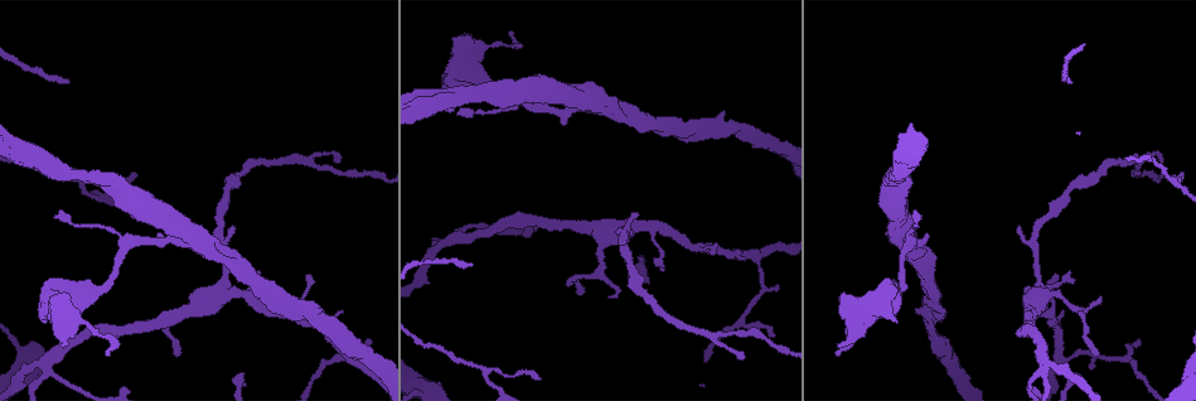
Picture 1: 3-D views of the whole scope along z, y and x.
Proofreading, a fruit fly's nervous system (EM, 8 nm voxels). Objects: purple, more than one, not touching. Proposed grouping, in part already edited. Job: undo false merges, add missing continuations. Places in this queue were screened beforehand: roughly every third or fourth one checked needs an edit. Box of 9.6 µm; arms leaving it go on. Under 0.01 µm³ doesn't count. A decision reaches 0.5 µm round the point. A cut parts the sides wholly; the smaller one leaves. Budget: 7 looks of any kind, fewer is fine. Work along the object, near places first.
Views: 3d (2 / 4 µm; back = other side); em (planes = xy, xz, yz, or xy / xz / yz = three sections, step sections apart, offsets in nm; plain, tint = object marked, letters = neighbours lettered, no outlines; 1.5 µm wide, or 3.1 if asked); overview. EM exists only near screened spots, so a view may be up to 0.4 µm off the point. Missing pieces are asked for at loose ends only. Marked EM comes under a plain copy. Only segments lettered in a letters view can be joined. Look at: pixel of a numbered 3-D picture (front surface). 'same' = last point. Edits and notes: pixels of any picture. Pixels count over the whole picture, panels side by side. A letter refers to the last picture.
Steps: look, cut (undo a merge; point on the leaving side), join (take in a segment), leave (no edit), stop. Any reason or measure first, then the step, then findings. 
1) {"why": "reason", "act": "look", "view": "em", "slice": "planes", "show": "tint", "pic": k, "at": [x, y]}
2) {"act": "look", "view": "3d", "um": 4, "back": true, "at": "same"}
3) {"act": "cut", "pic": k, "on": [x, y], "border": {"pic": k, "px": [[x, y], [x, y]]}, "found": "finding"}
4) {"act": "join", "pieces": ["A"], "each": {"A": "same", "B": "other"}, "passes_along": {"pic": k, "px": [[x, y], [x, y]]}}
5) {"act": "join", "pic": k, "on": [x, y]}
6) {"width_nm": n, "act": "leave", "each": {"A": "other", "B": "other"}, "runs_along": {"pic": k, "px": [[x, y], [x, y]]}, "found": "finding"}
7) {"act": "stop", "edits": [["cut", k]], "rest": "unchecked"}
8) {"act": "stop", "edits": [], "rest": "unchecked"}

{"why": "free end", "act": "look", "view": "em", "slice": "xy", "step": 4, "show": "tint", "pic": 1, "at": [1018, 226]}

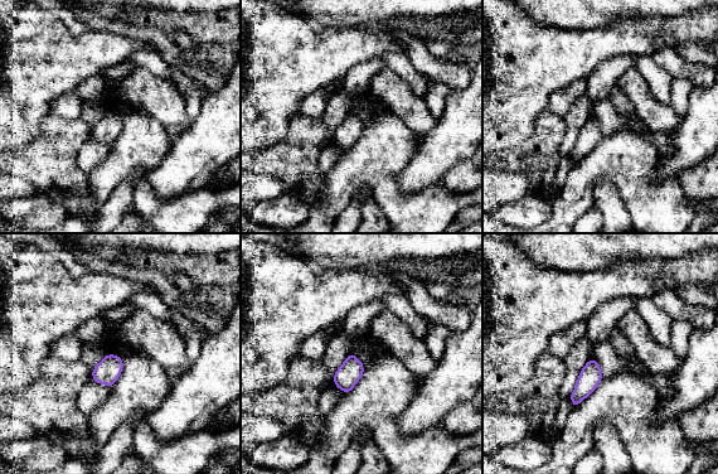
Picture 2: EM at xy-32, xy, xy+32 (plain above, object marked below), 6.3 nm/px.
{"why": "cut it another way", "act": "look", "view": "em", "slice": "planes", "show": "letters", "at": "same"}

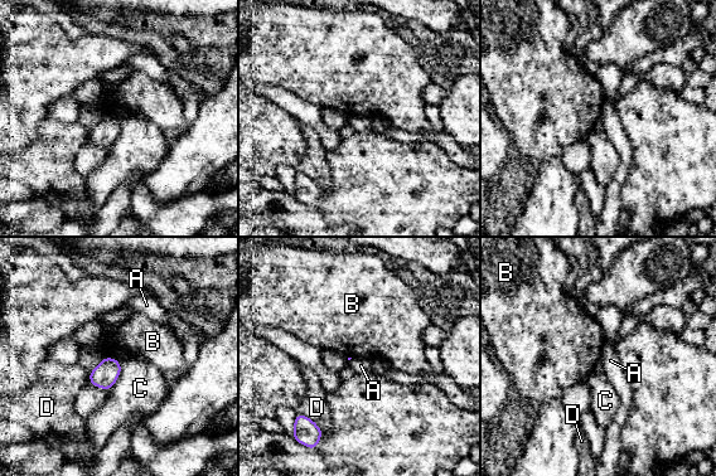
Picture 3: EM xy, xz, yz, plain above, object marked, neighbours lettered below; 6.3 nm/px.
{"act": "leave", "each": {"A": "other", "B": "other", "C": "other", "D": "other"}, "border": {"pic": 3, "px": [[103, 356], [111, 356], [119, 362]]}, "found": "no lettered segment goes on from it"}

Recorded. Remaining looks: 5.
{"why": "free end", "act": "look", "view": "3d", "um": 2, "pic": 1, "at": [1064, 312]}

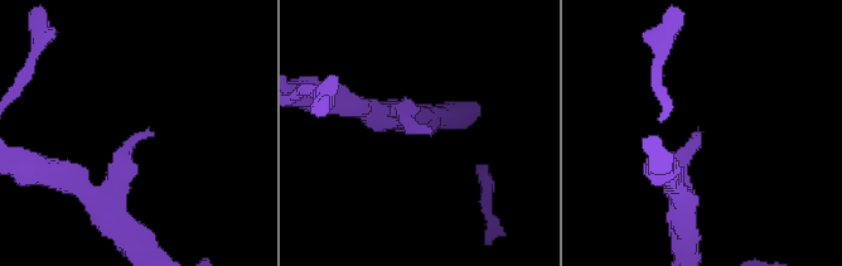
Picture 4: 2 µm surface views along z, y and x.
{"act": "look", "view": "em", "slice": "planes", "show": "tint", "pic": 4, "at": [430, 132]}

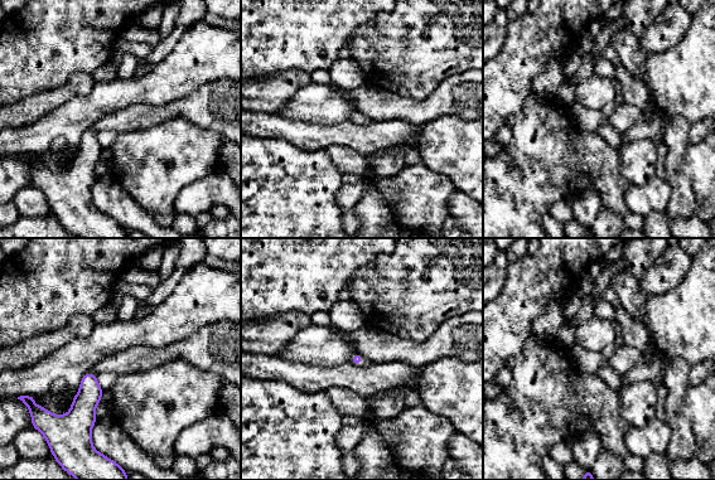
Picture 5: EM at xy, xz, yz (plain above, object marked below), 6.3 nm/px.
{"act": "look", "view": "em", "slice": "planes", "show": "letters", "at": "same"}

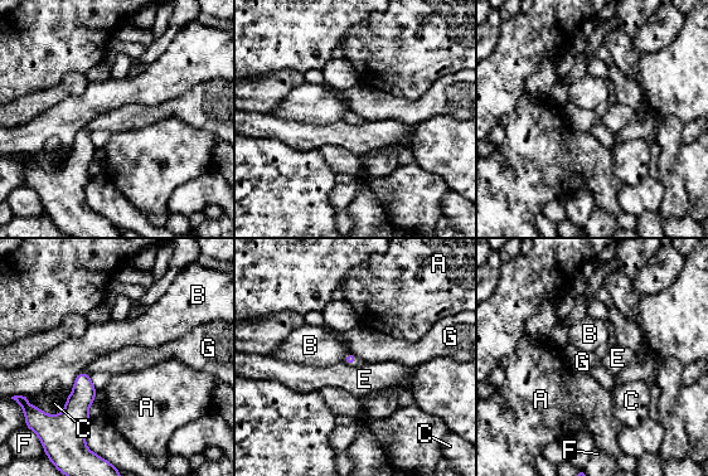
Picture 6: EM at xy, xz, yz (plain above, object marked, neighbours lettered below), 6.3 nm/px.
{"act": "leave", "each": {"A": "other", "B": "other", "C": "other", "E": "other", "F": "other", "G": "other"}, "border": {"pic": 6, "px": [[344, 362], [348, 364]]}, "found": "no lettered segment goes on from it"}

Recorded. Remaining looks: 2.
{"why": "branch stops here", "act": "look", "view": "em", "slice": "planes", "show": "letters", "pic": 1, "at": [740, 357]}

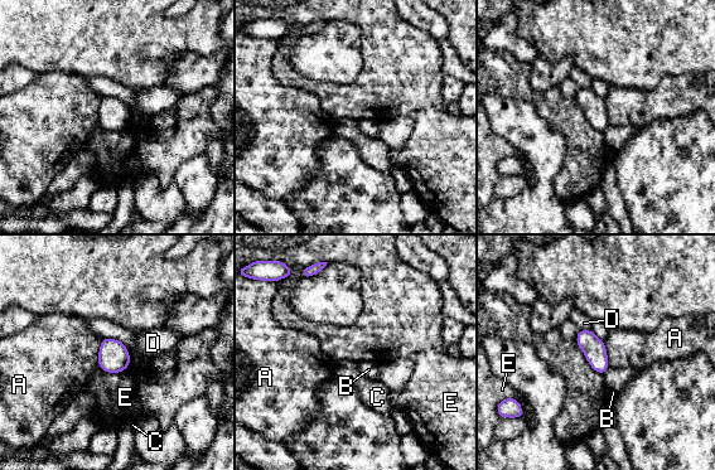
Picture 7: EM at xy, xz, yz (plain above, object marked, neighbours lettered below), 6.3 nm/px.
{"longest_contact_nm": ["E", 280], "act": "leave", "each": {"A": "other", "B": "other", "C": "other", "D": "other", "E": "other"}, "border": {"pic": 7, "px": [[102, 339], [98, 347], [97, 366]]}, "found": "none of them fits"}

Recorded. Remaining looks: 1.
{"act": "stop", "edits": [], "rest": "unchecked"}

